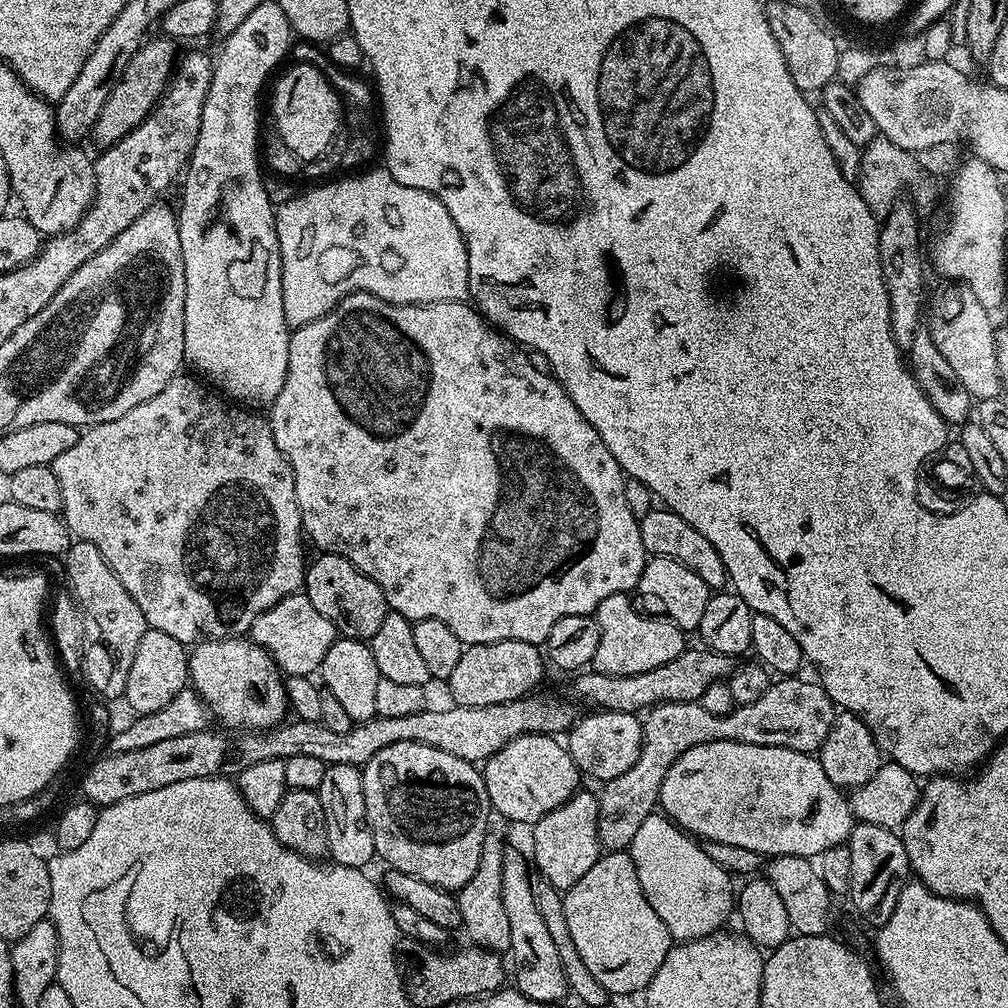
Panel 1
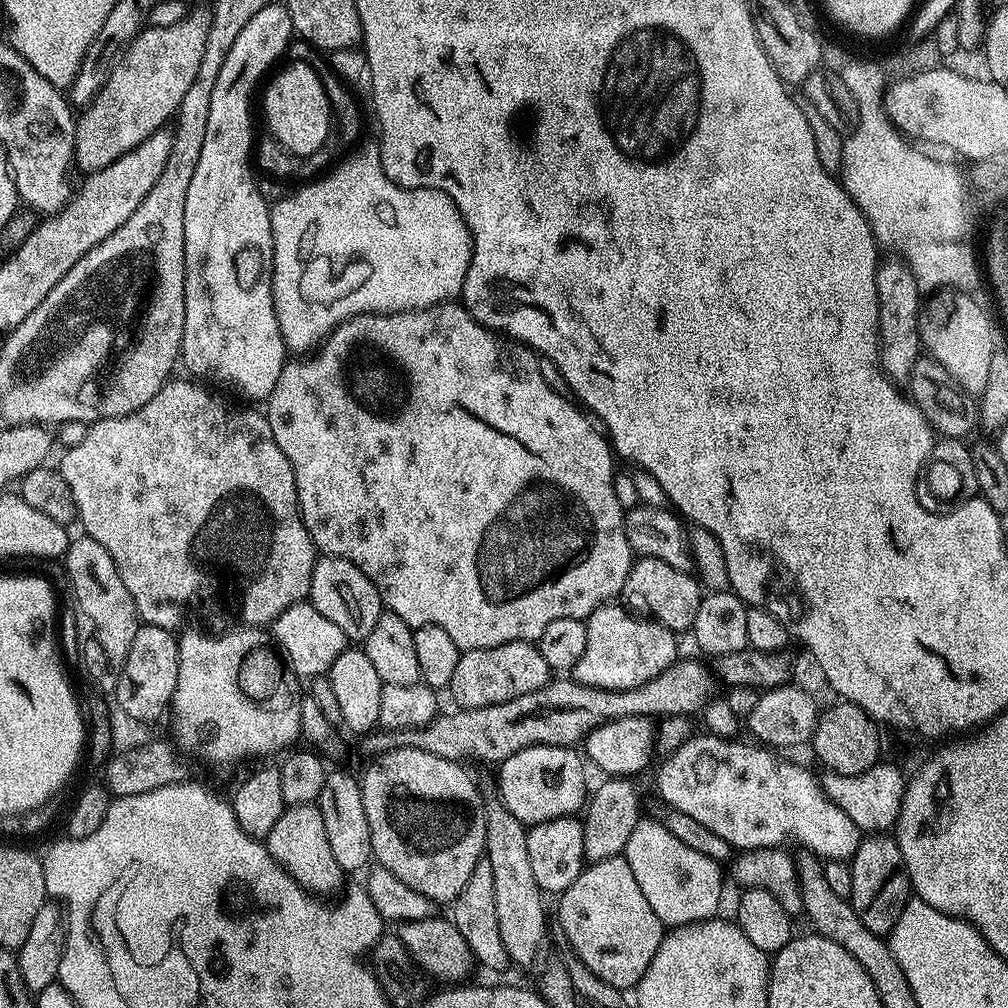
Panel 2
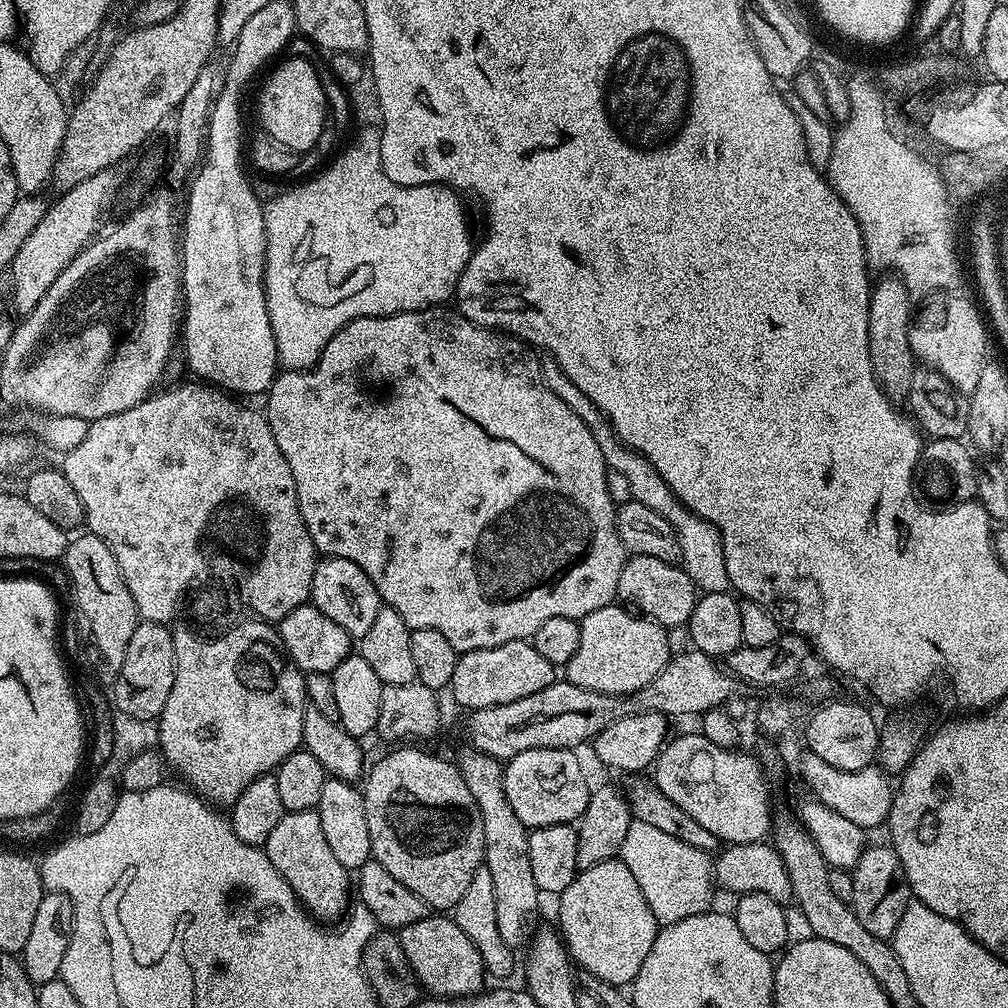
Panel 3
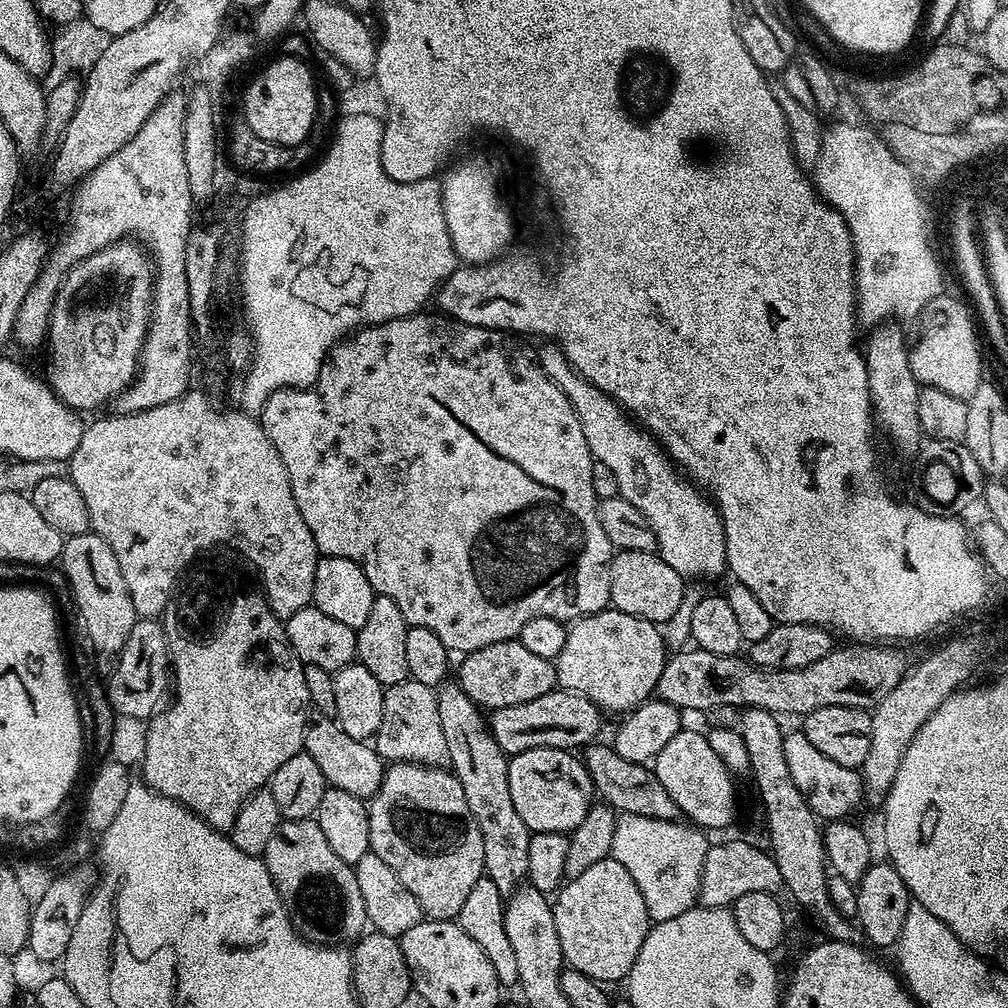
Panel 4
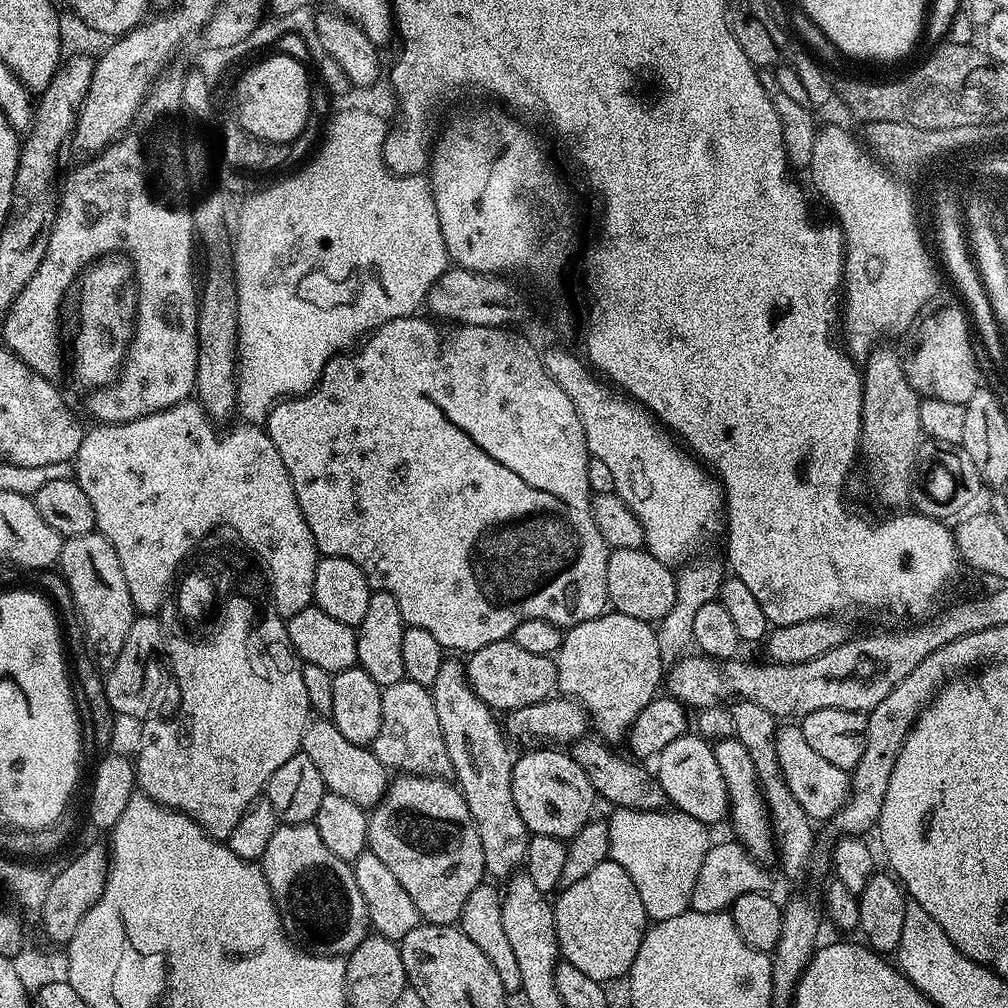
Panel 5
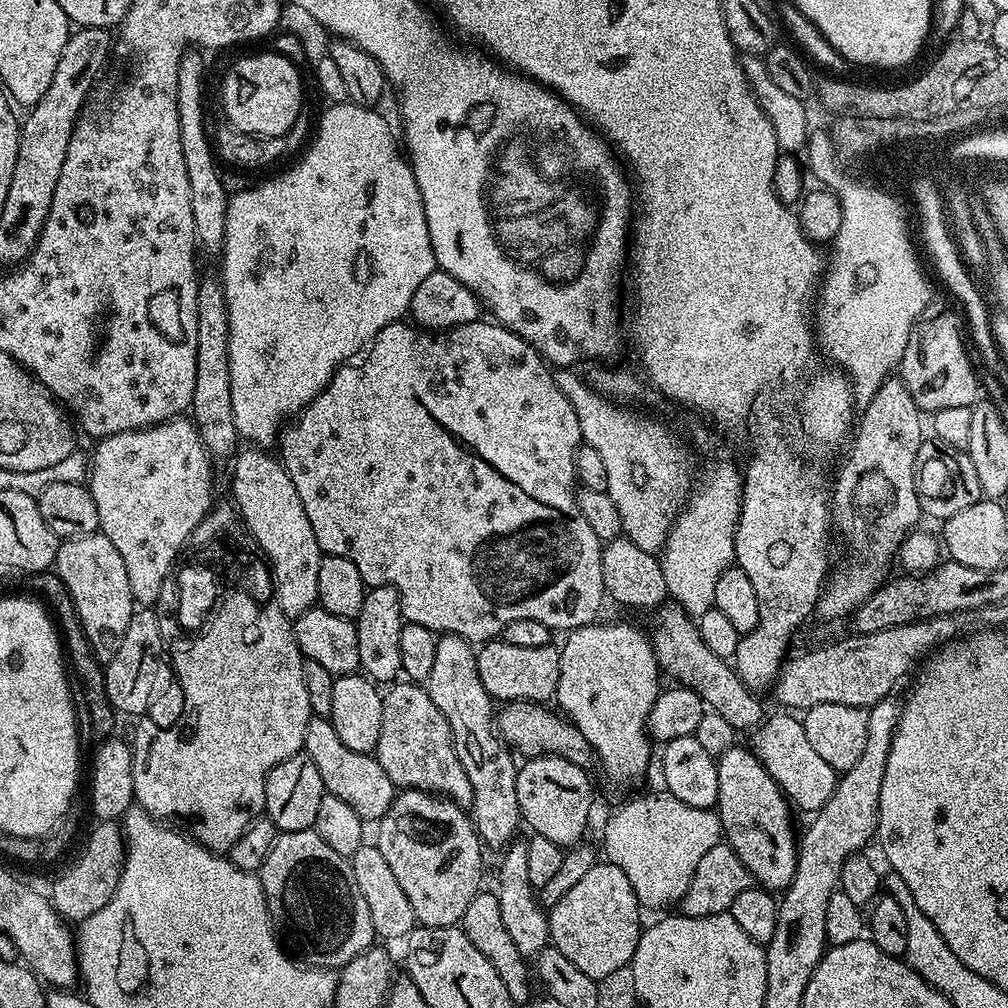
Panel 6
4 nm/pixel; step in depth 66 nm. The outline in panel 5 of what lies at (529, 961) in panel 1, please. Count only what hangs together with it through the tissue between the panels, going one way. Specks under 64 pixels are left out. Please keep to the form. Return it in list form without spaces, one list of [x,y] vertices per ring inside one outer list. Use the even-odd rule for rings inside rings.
[[[445,658],[442,662],[442,668],[438,670],[438,678],[434,678],[430,691],[432,693],[432,701],[434,702],[434,710],[438,710],[438,726],[442,726],[442,738],[446,742],[446,754],[450,754],[450,762],[452,763],[455,783],[458,785],[460,793],[466,798],[466,806],[470,806],[470,814],[478,826],[478,838],[482,838],[482,858],[484,859],[485,873],[487,873],[489,877],[501,876],[501,878],[507,878],[525,863],[528,855],[530,833],[526,826],[526,822],[522,822],[522,814],[518,814],[518,806],[514,806],[514,790],[512,789],[512,766],[514,763],[514,755],[512,756],[511,750],[508,749],[507,742],[504,741],[505,733],[502,731],[501,721],[500,724],[496,721],[496,719],[498,719],[497,713],[493,711],[493,709],[488,708],[486,702],[482,702],[482,698],[478,698],[478,694],[474,694],[474,690],[468,685],[468,674],[463,659]]]

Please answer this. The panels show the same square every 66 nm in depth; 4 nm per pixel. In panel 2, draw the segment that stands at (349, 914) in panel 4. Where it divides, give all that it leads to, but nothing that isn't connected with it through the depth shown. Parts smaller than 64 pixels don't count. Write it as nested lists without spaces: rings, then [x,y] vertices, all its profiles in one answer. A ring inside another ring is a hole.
[[[319,803],[287,805],[274,825],[274,830],[266,838],[268,852],[287,869],[295,880],[314,894],[325,894],[338,887],[346,874],[338,866],[330,842],[326,839],[326,822],[322,822]]]

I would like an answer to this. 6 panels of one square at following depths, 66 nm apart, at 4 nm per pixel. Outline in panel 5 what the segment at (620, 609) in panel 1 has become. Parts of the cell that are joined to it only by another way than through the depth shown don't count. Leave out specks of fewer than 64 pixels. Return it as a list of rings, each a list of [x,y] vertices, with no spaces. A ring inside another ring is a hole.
[[[615,610],[605,611],[603,616],[595,616],[586,622],[576,624],[574,627],[567,629],[567,631],[563,633],[560,642],[560,650],[556,653],[554,659],[556,661],[557,689],[559,689],[565,697],[575,698],[578,701],[580,707],[584,709],[590,721],[591,727],[594,729],[595,735],[608,742],[613,742],[612,740],[618,739],[620,735],[621,739],[621,737],[623,737],[625,733],[631,729],[632,723],[634,723],[634,721],[638,718],[638,714],[642,714],[644,707],[651,702],[651,700],[656,699],[658,695],[658,689],[656,689],[656,687],[658,687],[659,684],[661,687],[662,681],[666,676],[666,666],[660,657],[660,647],[658,646],[658,638],[656,637],[656,628],[653,627],[653,625],[647,620],[630,618],[630,614],[622,614],[621,612],[617,612]]]

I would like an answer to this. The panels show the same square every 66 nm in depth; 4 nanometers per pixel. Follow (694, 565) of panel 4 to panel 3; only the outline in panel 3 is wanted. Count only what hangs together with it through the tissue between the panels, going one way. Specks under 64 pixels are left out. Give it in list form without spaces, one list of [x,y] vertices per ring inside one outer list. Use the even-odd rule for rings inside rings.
[[[547,354],[539,357],[540,374],[546,382],[550,382],[550,387],[558,394],[558,398],[562,398],[564,402],[578,415],[593,434],[595,440],[602,450],[604,462],[609,468],[618,470],[625,478],[629,479],[630,490],[633,499],[642,502],[658,514],[662,514],[664,518],[670,522],[675,530],[678,538],[680,550],[680,564],[689,578],[695,582],[697,589],[701,593],[722,593],[729,591],[731,584],[729,575],[726,571],[725,550],[722,546],[721,534],[712,524],[706,522],[698,515],[694,515],[689,511],[675,494],[666,486],[665,480],[658,474],[656,470],[649,464],[639,452],[635,452],[630,448],[626,448],[617,439],[612,427],[604,419],[602,412],[598,411],[590,398],[578,389],[578,386],[570,382],[561,367],[558,366],[556,360]]]

